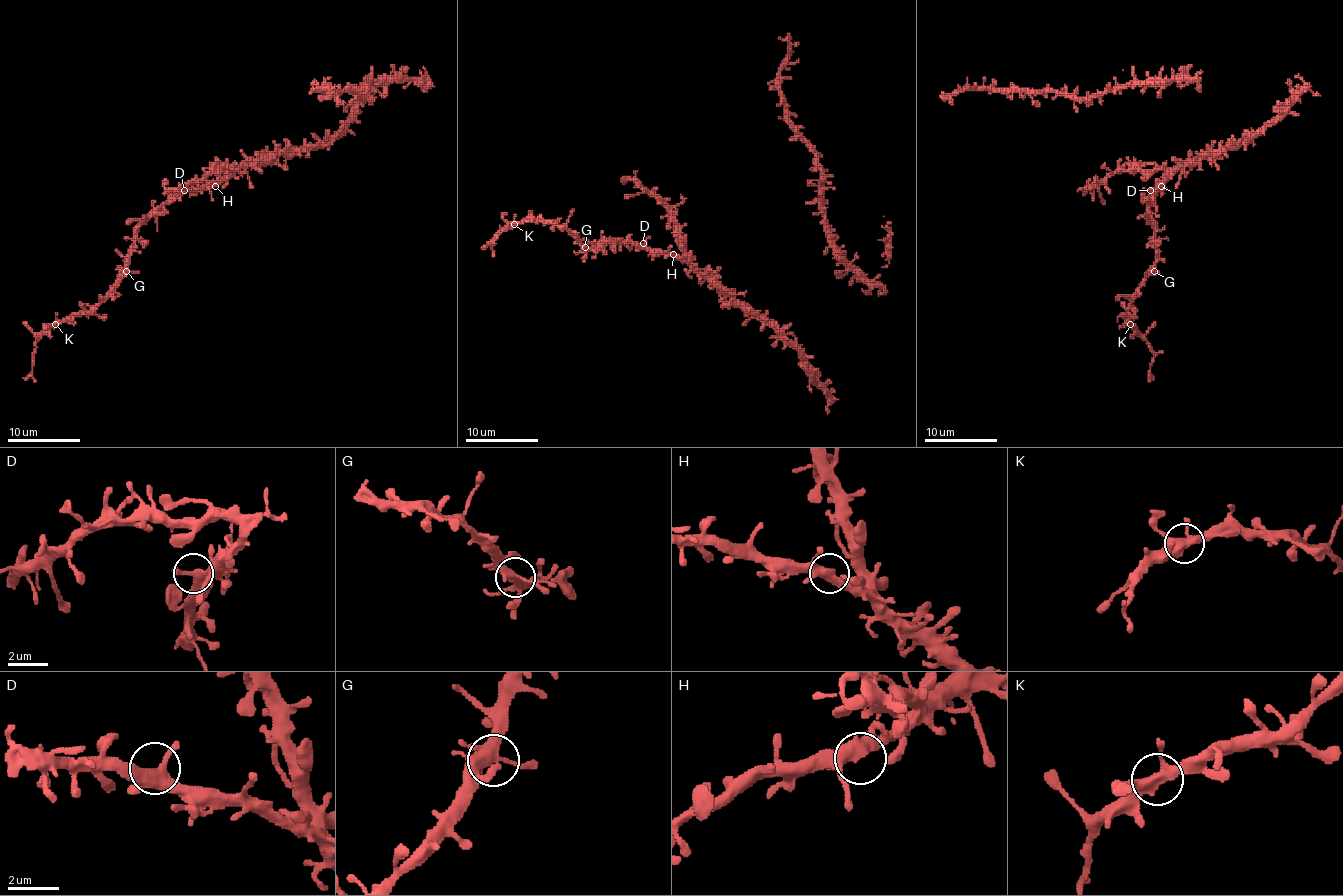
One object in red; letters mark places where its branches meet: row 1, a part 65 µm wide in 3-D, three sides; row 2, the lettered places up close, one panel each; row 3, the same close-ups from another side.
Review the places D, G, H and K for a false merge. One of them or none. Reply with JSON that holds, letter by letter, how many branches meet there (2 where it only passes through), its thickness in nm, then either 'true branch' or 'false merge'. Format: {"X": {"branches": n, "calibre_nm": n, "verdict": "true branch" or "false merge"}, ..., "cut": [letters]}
{"D": {"branches": 4, "calibre_nm": 400, "verdict": "true branch"}, "G": {"branches": 4, "calibre_nm": 400, "verdict": "true branch"}, "H": {"branches": 4, "calibre_nm": 400, "verdict": "true branch"}, "K": {"branches": 4, "calibre_nm": 400, "verdict": "true branch"}, "cut": []}

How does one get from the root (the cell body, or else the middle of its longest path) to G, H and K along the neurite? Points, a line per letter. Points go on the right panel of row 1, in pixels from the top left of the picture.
G: (1213, 155), (1201, 155), (1192, 162), (1183, 162), (1150, 197), (1150, 224), (1155, 248), (1154, 271)
H: (1213, 155), (1201, 155), (1192, 162), (1183, 162), (1161, 186)
K: (1213, 155), (1201, 155), (1192, 162), (1183, 162), (1150, 197), (1155, 264), (1128, 305), (1126, 318), (1130, 324)

